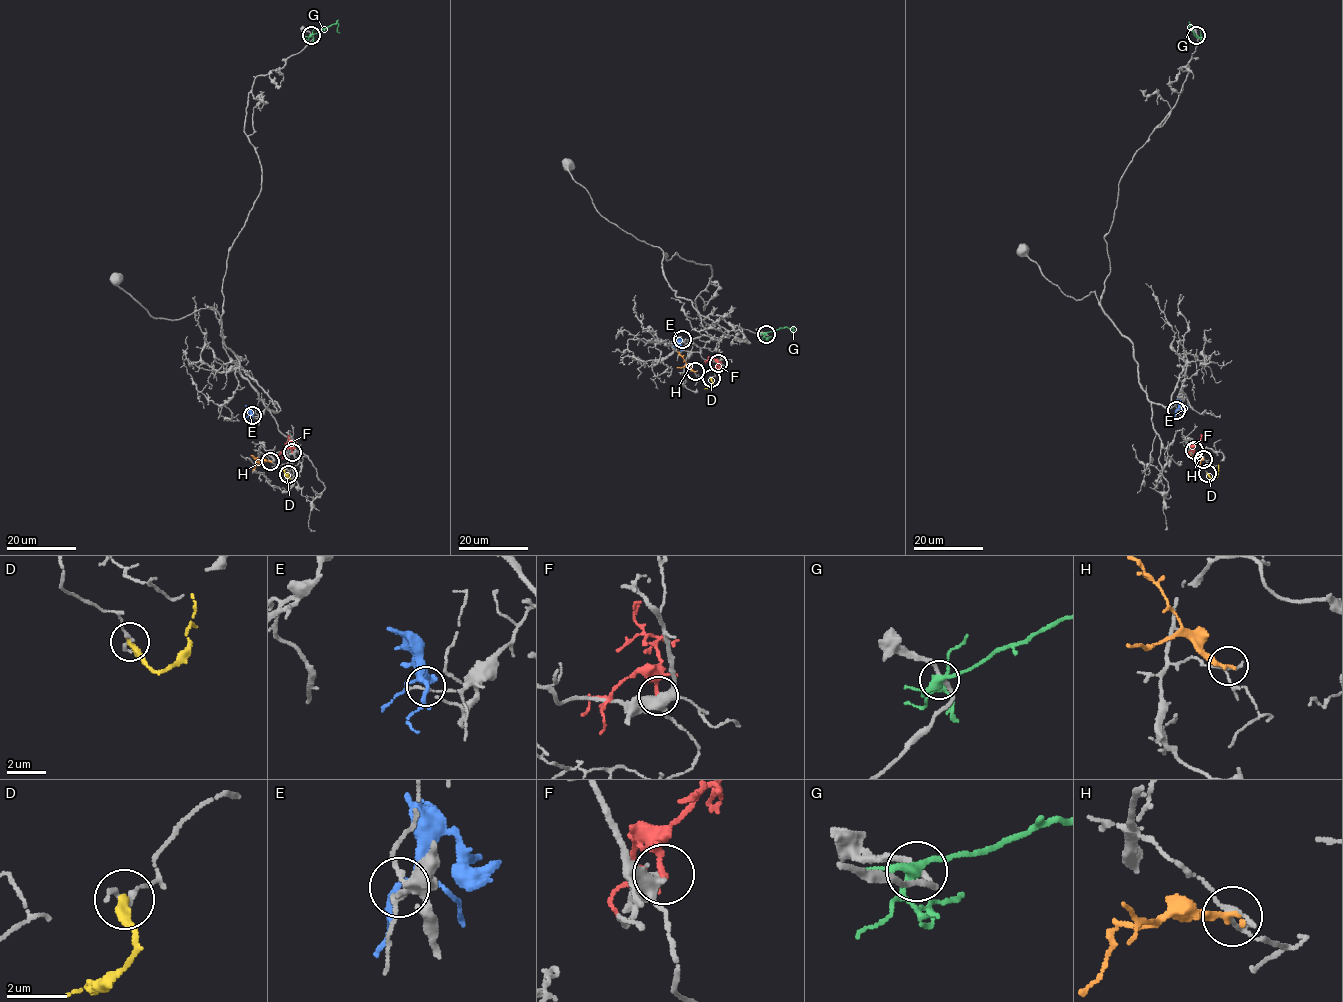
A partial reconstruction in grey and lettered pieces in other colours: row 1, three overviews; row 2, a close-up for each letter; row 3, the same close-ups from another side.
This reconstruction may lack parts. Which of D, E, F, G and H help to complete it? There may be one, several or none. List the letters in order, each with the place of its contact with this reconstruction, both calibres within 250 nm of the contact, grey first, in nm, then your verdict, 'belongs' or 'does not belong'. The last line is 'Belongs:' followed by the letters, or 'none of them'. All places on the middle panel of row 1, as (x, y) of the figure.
D: (711, 378) | 200/340 nm | does not belong
E: (682, 339) | 150/180 nm | does not belong
F: (718, 363) | 420/220 nm | does not belong
G: (766, 334) | 180/280 nm | does not belong
H: (695, 371) | 140/240 nm | does not belong
Belongs: none of them

